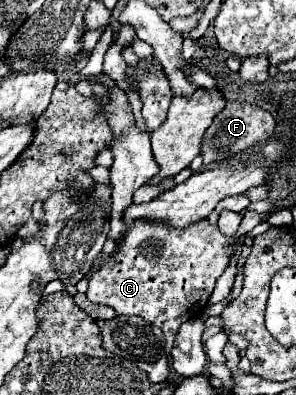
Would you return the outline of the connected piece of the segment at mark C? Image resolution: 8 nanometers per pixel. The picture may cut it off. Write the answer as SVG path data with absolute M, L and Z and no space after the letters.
M244 212L240 230L226 238L220 234L218 226L208 220L194 222L184 230L172 230L172 226L150 226L150 222L136 222L136 226L124 234L118 250L116 262L112 266L102 266L92 274L88 284L88 300L102 306L112 306L116 314L142 316L164 332L166 352L172 350L178 328L198 318L208 304L216 280L222 276L230 264L230 250L242 234L248 234L270 214Z

